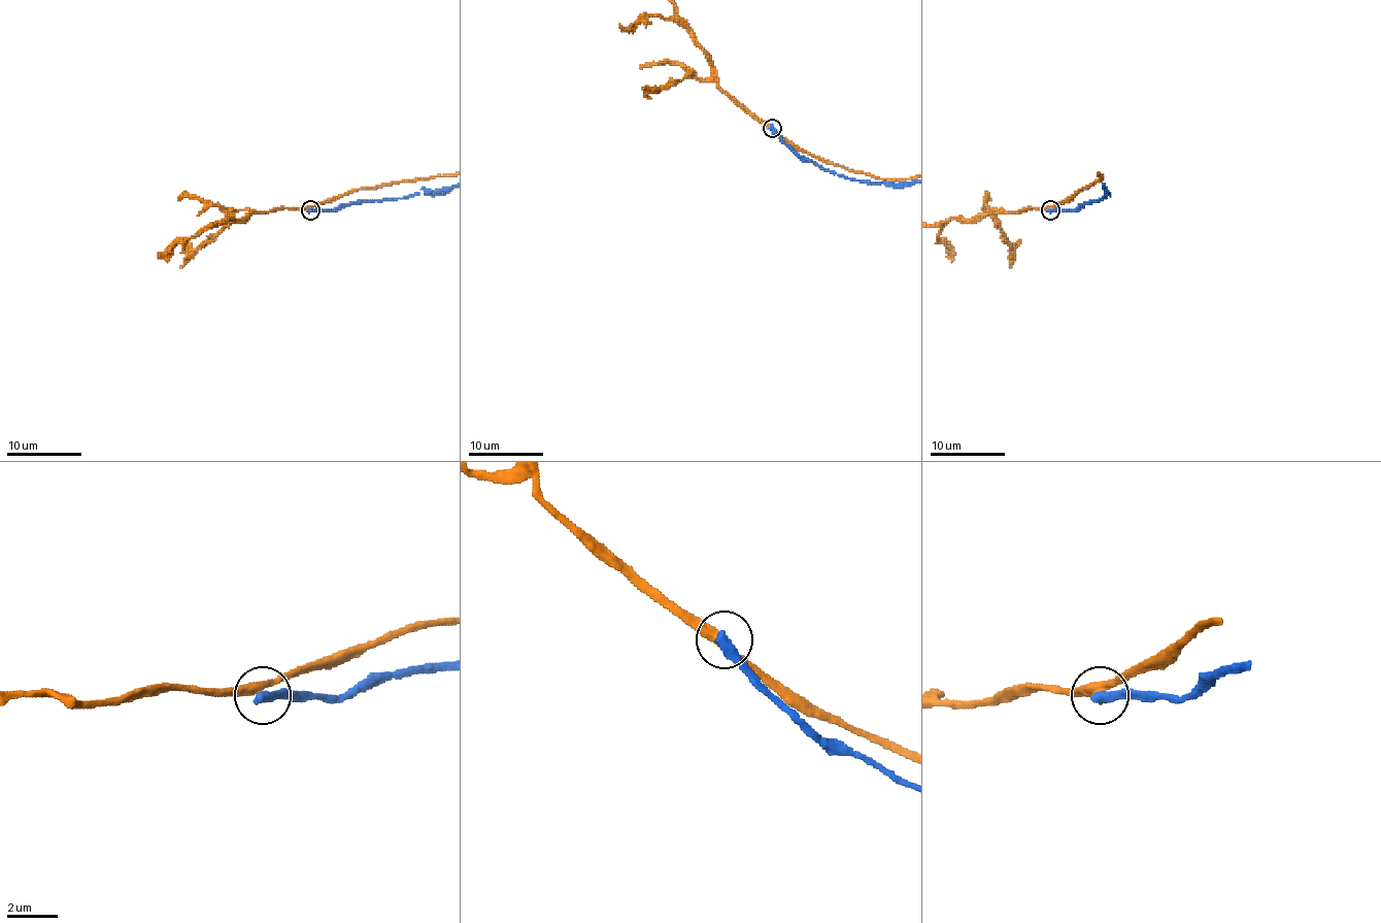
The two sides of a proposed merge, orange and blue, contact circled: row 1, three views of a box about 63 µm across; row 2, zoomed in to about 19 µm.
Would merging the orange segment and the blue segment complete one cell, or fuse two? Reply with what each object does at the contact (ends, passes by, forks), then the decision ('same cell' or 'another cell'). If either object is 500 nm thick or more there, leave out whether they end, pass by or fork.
orange passes by | blue ends | another cell

